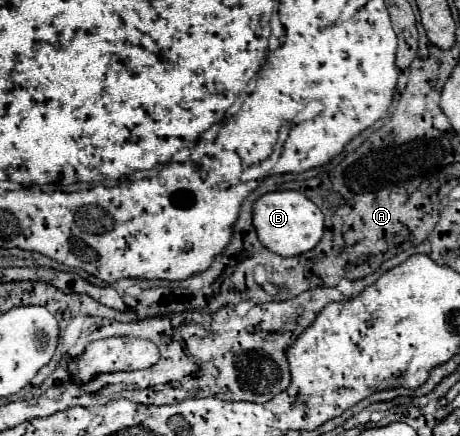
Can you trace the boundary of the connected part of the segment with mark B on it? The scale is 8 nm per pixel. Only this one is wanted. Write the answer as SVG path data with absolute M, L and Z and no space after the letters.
M269 192L253 206L253 224L265 248L279 256L299 256L313 250L323 236L323 212L301 192Z

